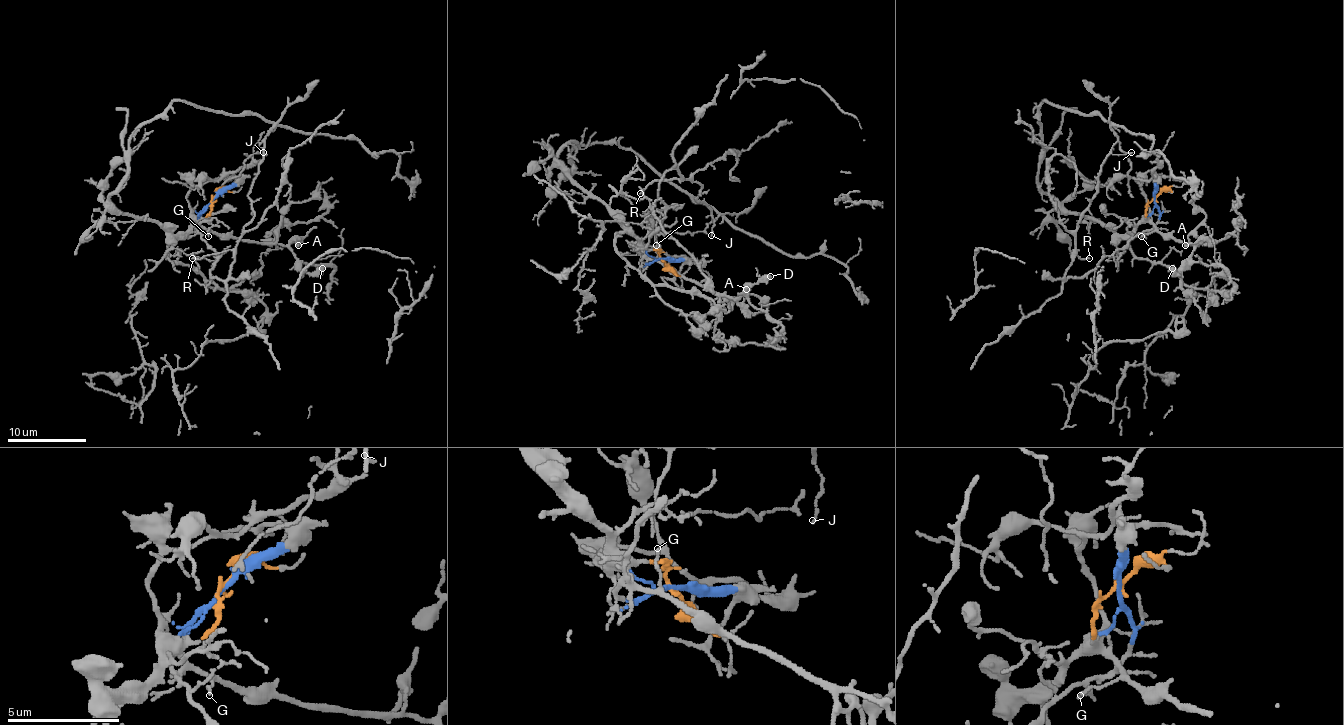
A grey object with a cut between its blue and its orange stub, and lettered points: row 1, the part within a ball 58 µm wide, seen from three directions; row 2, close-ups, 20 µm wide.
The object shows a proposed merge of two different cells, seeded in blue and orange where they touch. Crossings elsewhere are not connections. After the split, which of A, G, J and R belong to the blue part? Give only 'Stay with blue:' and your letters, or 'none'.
Stay with blue: J, R

